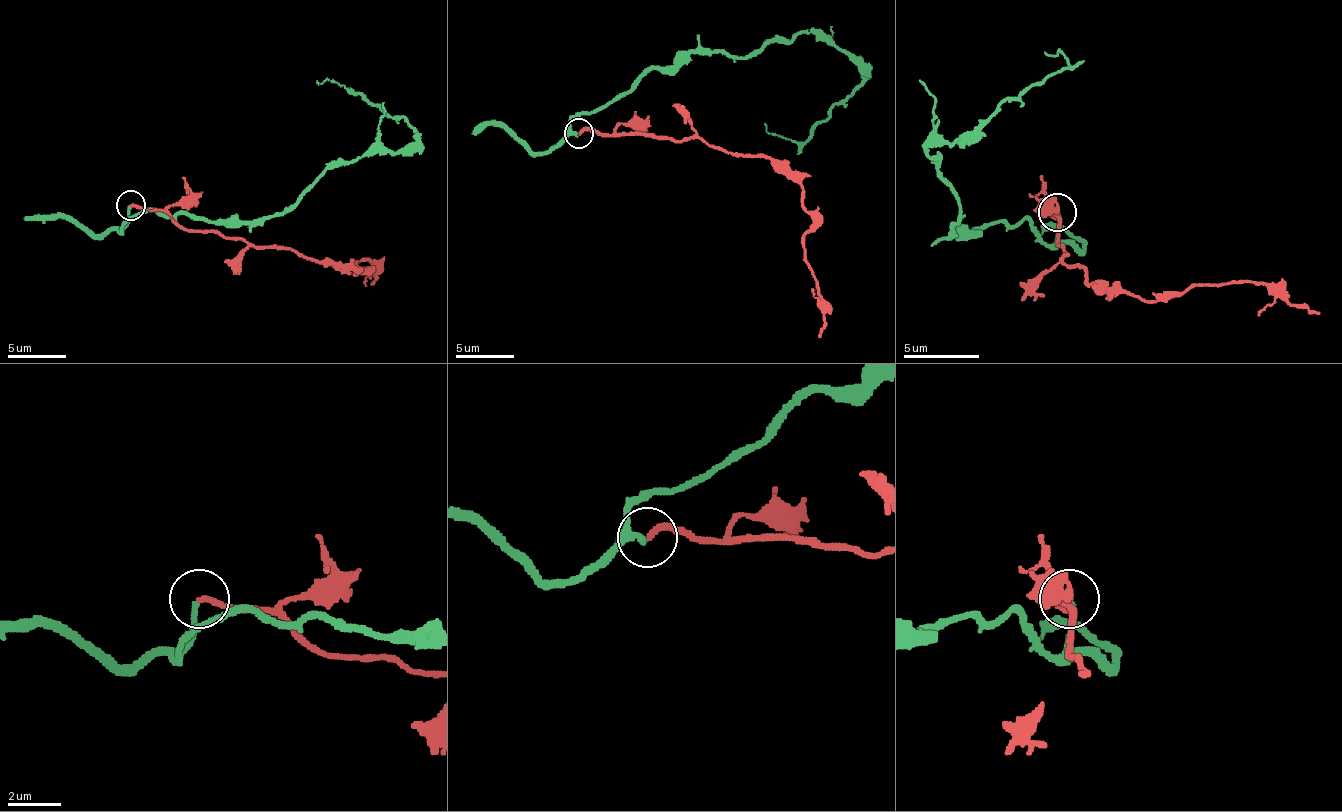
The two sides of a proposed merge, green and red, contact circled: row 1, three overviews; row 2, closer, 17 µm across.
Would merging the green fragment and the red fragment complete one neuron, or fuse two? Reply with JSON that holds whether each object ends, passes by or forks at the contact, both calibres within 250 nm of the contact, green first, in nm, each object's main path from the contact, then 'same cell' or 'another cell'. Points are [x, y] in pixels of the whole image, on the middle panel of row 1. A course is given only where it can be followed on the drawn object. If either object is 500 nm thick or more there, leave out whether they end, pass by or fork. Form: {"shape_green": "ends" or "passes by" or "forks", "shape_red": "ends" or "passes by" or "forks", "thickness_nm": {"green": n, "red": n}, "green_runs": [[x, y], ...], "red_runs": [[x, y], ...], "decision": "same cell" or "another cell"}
{"shape_green": "ends", "shape_red": "ends", "thickness_nm": {"green": 200, "red": 240}, "green_runs": [[578, 132], [578, 115], [692, 53], [756, 56], [806, 33], [862, 71], [803, 141], [765, 124]], "red_runs": [[578, 132], [698, 138], [730, 153], [771, 156], [800, 185], [812, 217], [803, 261], [824, 317], [818, 338]], "decision": "same cell"}

